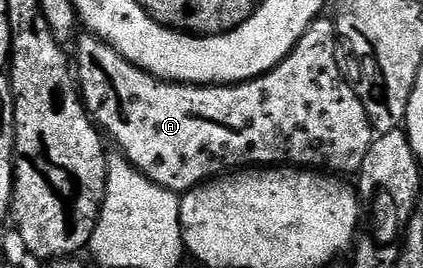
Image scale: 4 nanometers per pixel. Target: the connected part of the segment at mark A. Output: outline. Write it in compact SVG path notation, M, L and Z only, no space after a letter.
M331 18L314 20L305 30L305 34L297 42L297 46L280 62L273 70L269 70L263 76L252 80L246 80L240 84L173 84L165 80L158 80L156 76L148 74L144 68L133 66L121 54L117 54L111 46L99 37L83 34L78 37L79 45L73 52L73 64L77 69L78 89L82 93L84 106L91 119L108 137L115 139L115 144L121 155L137 169L141 175L147 176L157 186L167 188L170 192L182 194L199 187L200 184L218 178L232 170L251 170L256 166L302 166L308 170L326 170L331 174L347 174L343 172L358 173L361 162L365 162L365 154L369 150L373 139L371 119L365 114L365 106L357 98L357 94L343 78L343 72L339 69L339 54L335 38L335 22Z

